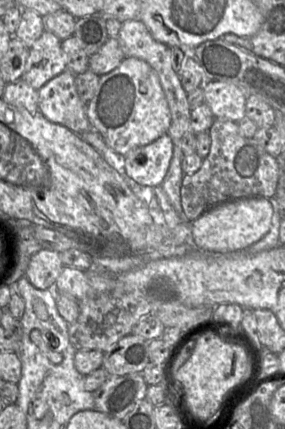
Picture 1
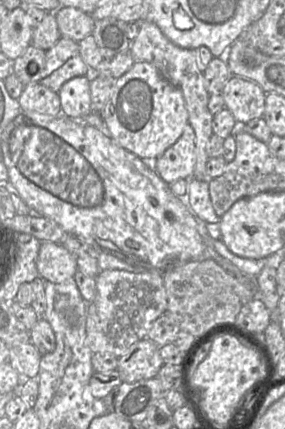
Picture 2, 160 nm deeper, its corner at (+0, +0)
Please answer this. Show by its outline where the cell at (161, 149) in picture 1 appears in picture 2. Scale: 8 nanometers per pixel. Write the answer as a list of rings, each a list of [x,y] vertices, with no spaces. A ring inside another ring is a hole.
[[[187,124],[179,139],[150,165],[168,184],[193,177],[196,165],[195,132]]]

